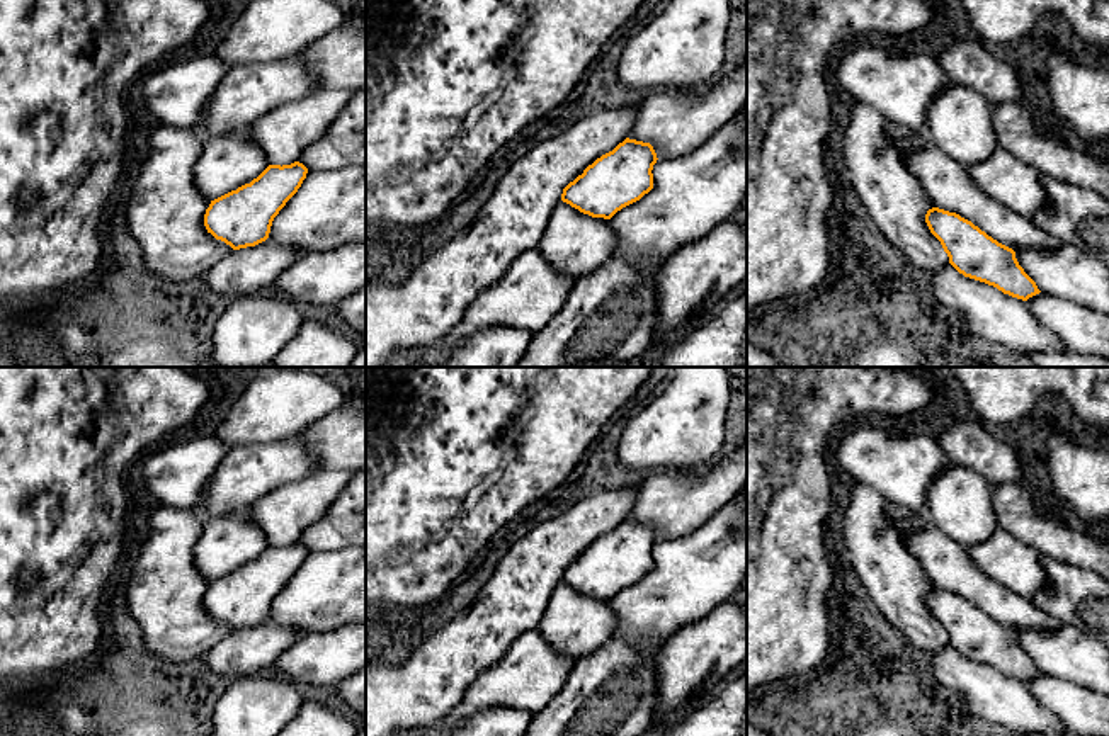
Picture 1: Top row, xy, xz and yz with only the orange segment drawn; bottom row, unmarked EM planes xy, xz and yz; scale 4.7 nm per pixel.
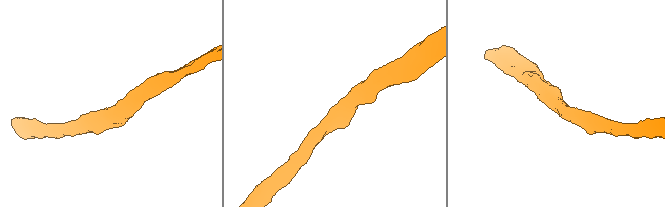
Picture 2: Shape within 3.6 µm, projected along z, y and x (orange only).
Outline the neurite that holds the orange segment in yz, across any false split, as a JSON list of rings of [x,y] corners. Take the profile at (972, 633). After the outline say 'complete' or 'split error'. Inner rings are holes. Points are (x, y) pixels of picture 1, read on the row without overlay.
[[[932,588],[925,595],[925,603],[941,622],[949,644],[964,658],[993,666],[1022,682],[1041,673],[1019,646],[1015,632],[971,602],[956,593]]]; complete

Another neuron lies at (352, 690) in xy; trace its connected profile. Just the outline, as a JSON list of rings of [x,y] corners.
[[[366,668],[340,682],[335,690],[352,716],[366,717]]]

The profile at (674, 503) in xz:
[[[747,444],[721,461],[679,471],[657,471],[638,490],[629,520],[650,524],[658,541],[687,535],[747,486]]]

